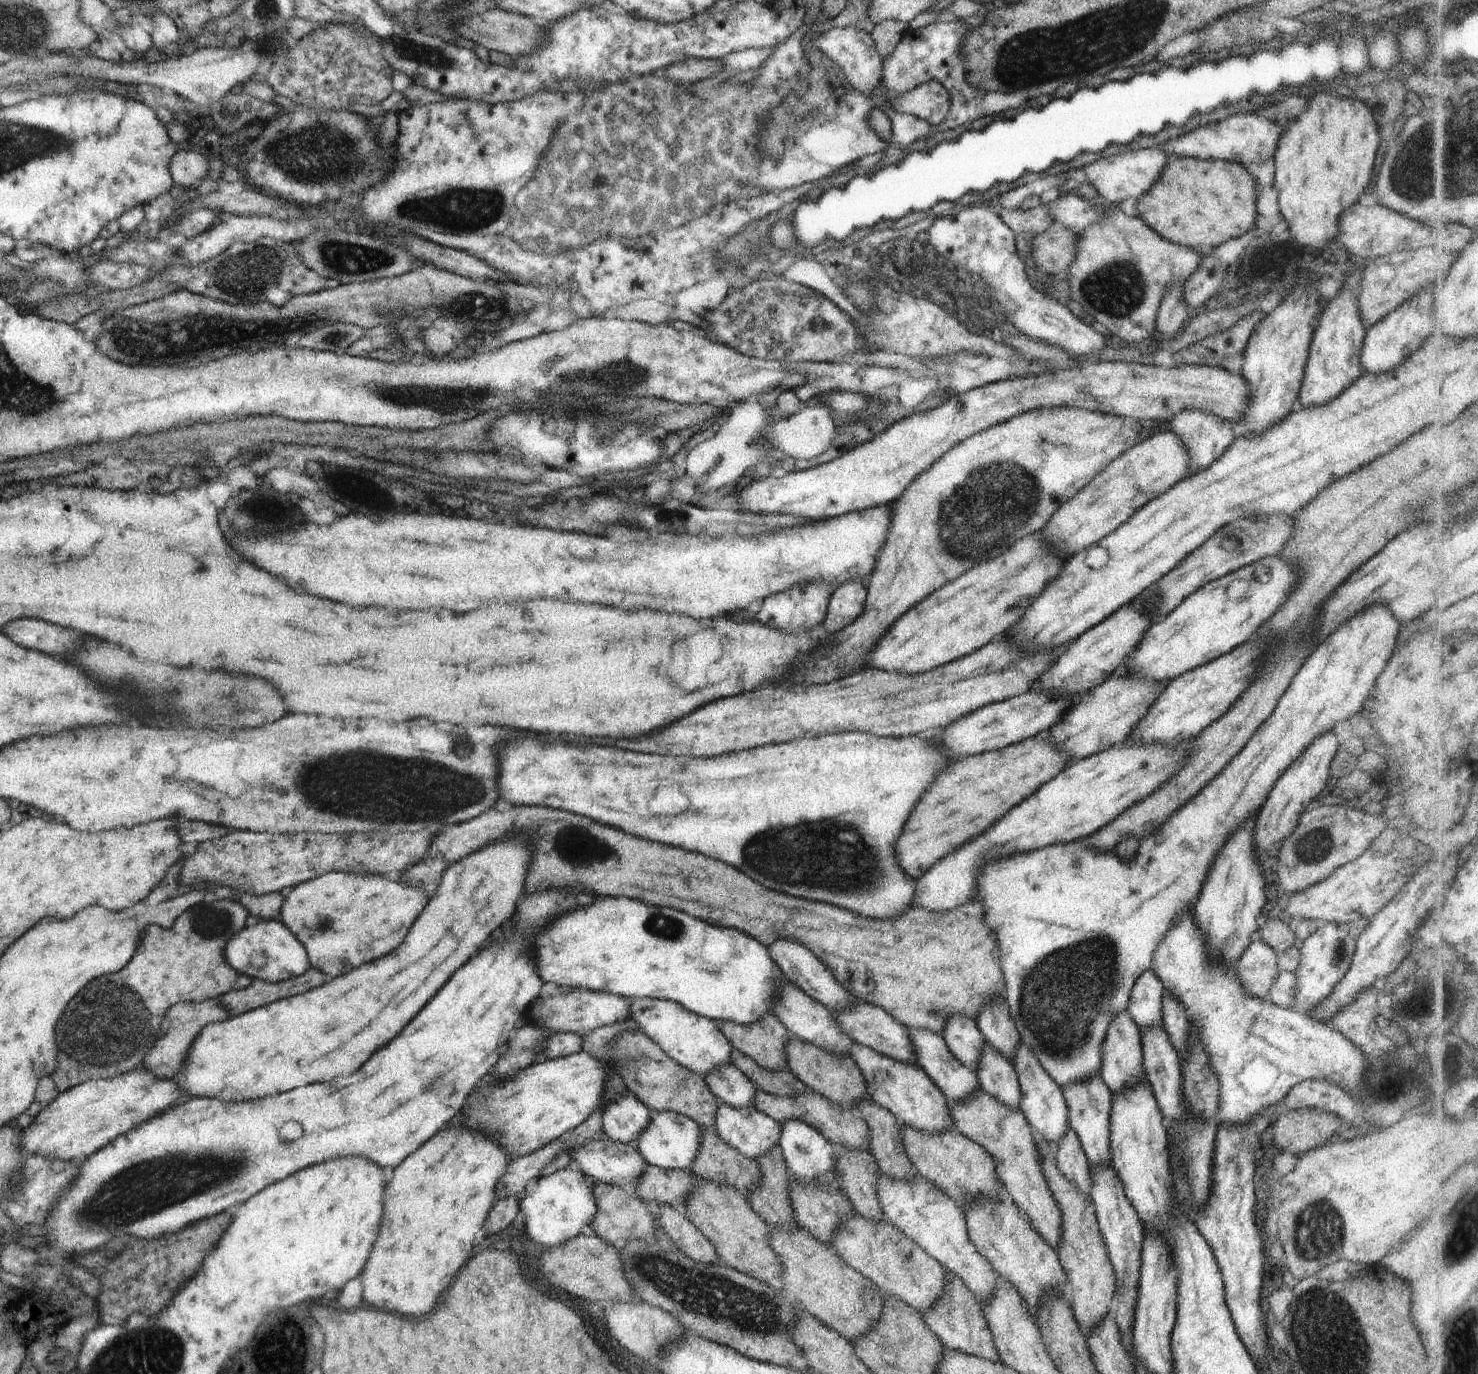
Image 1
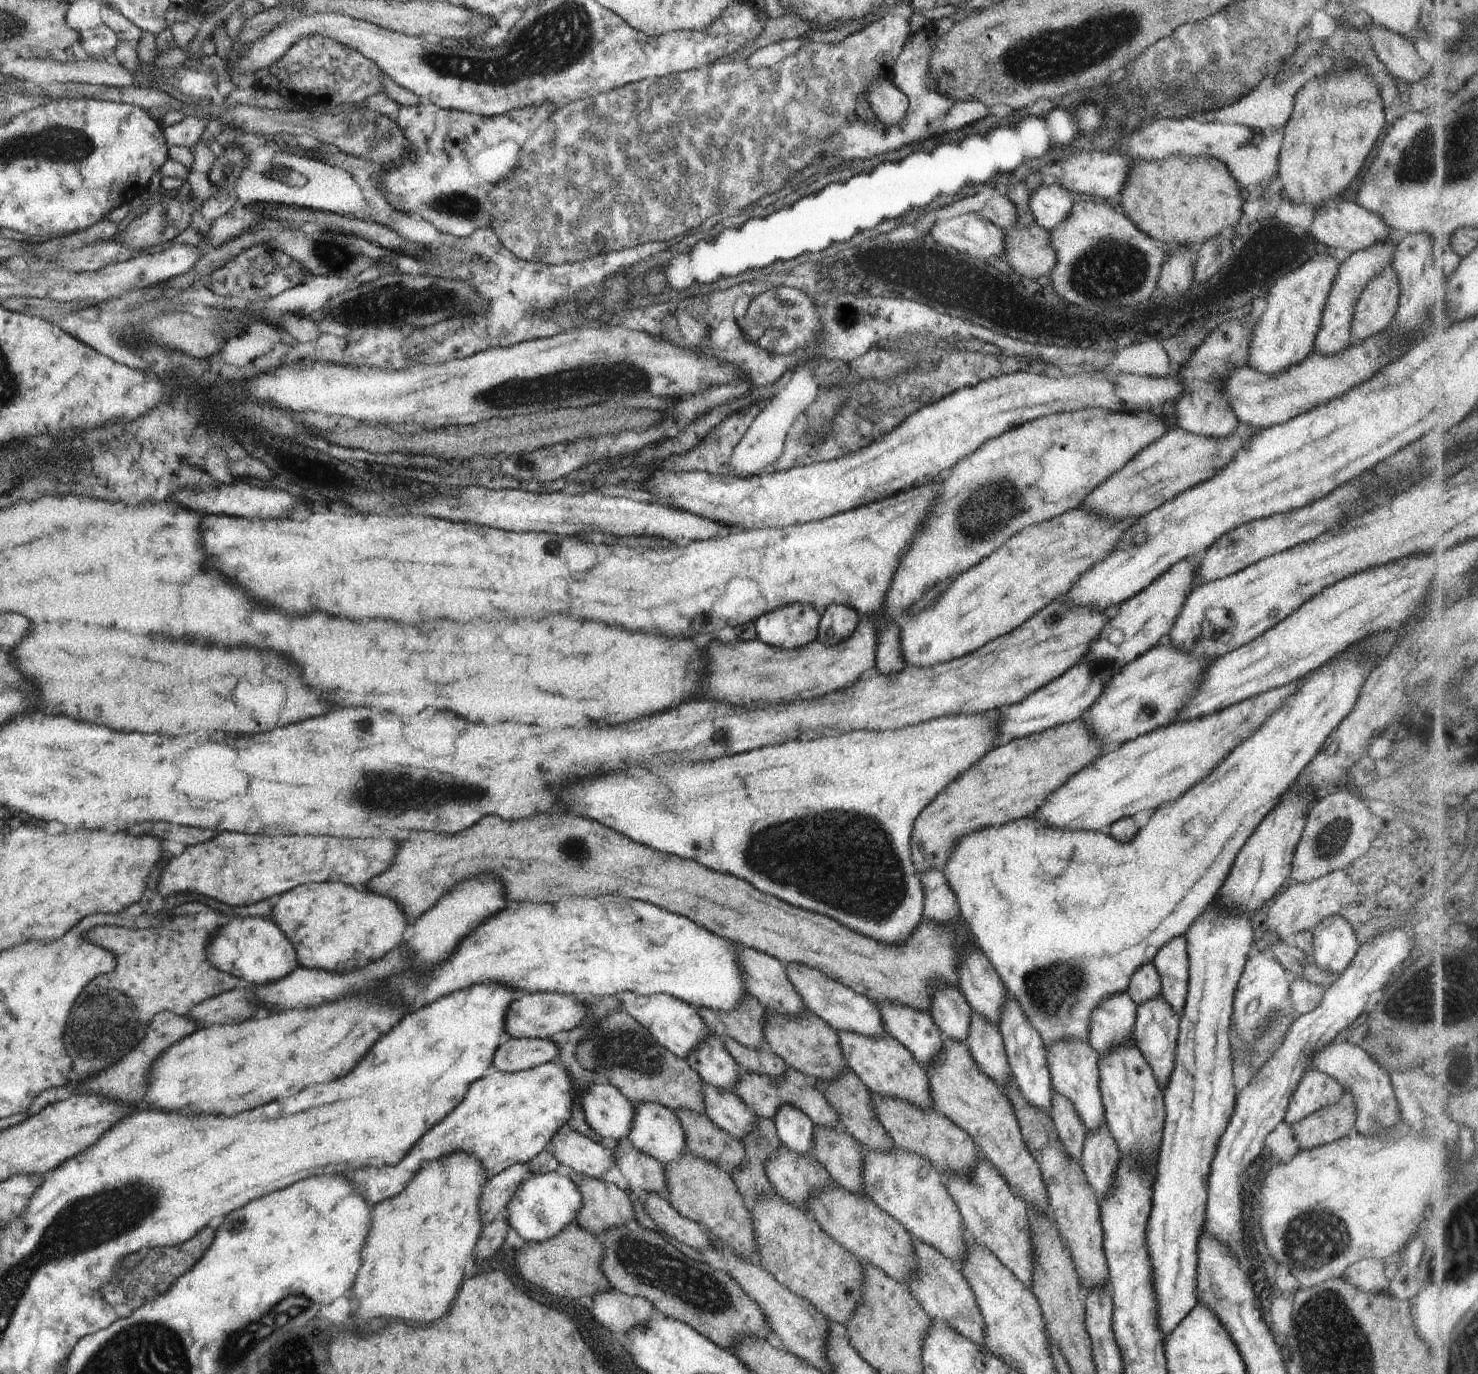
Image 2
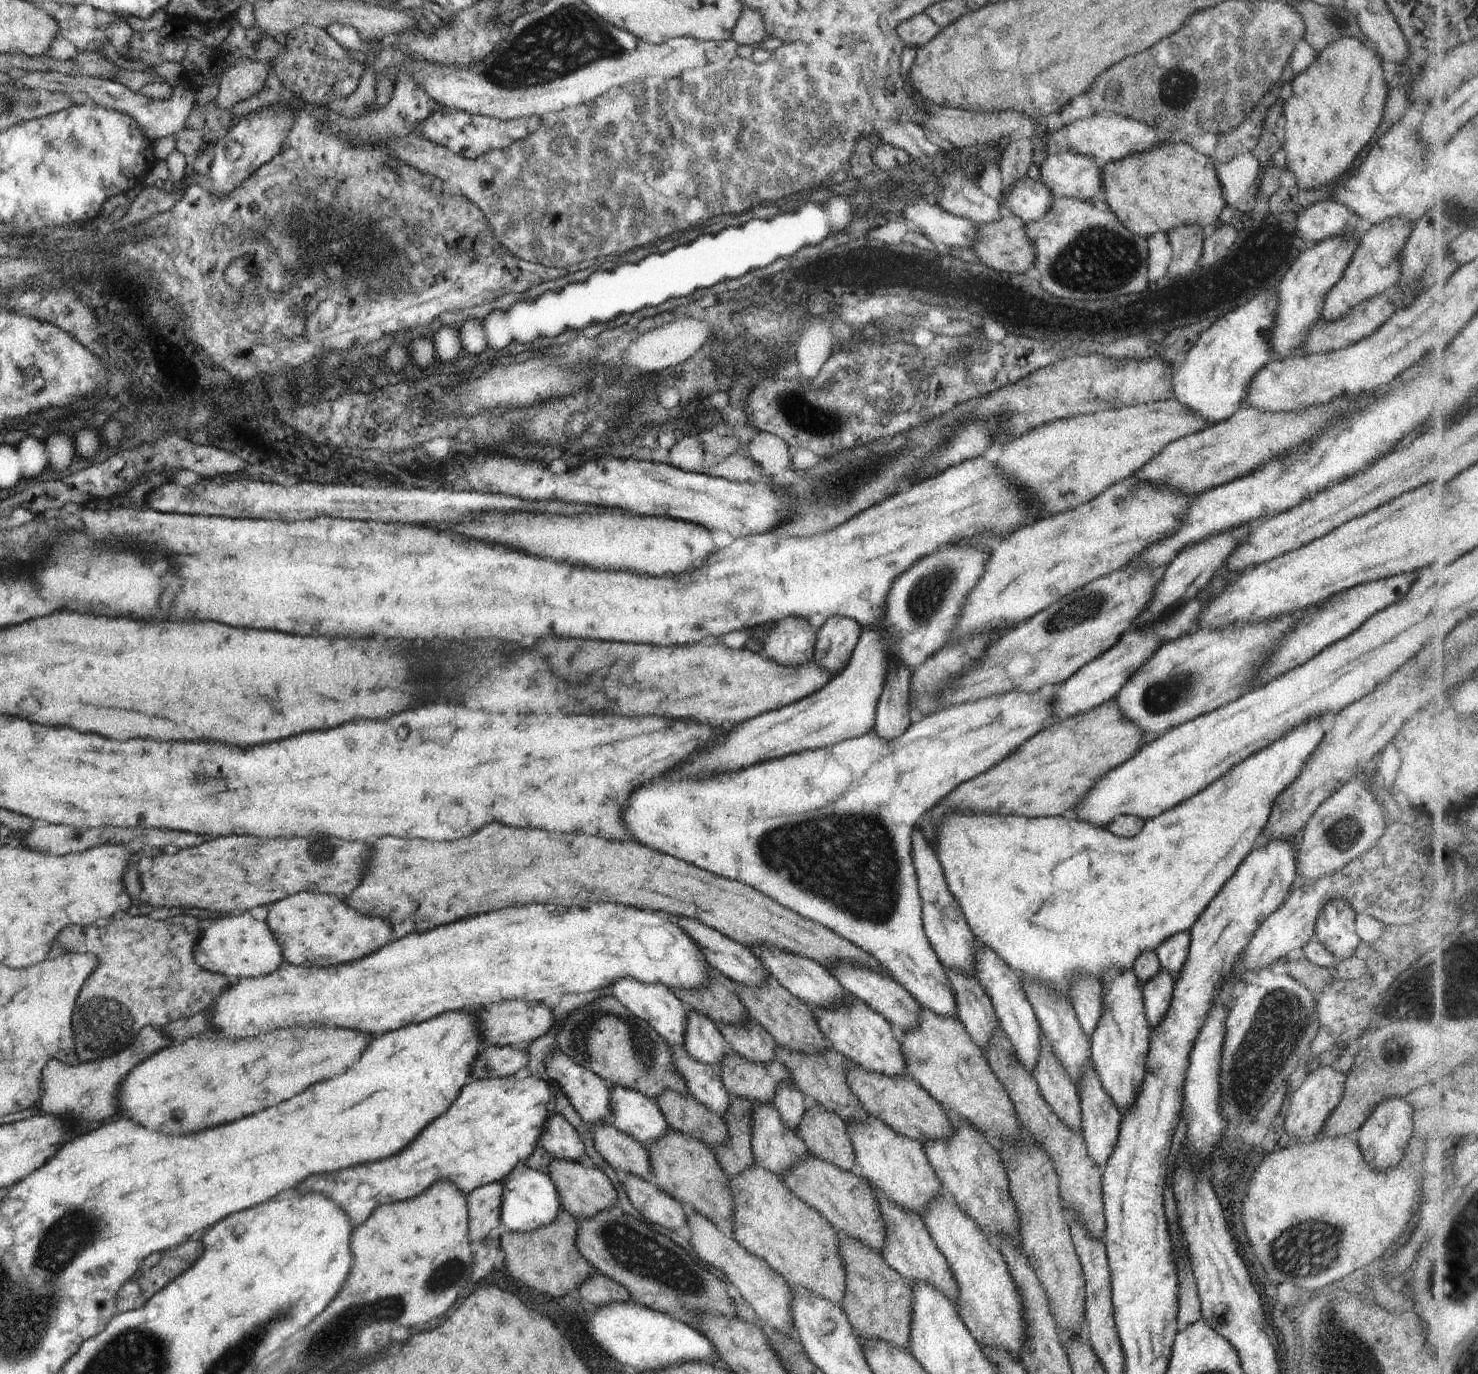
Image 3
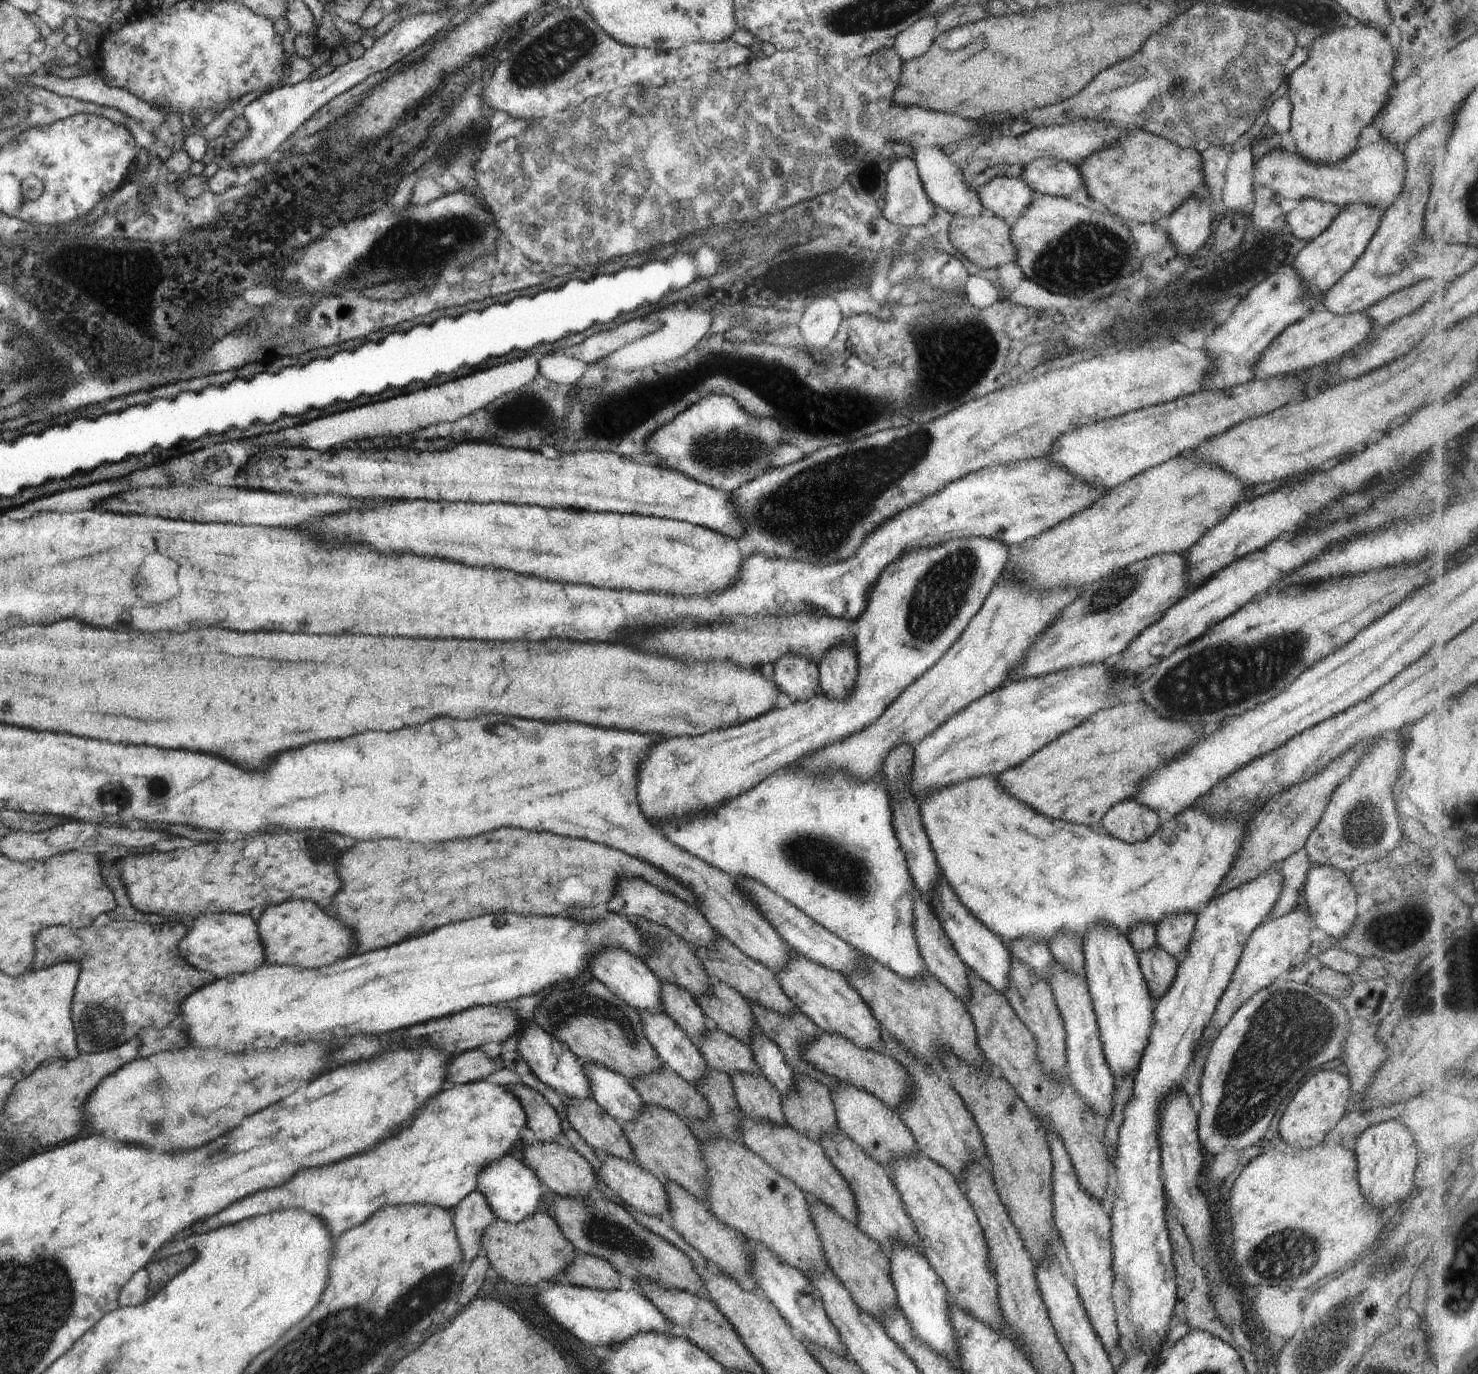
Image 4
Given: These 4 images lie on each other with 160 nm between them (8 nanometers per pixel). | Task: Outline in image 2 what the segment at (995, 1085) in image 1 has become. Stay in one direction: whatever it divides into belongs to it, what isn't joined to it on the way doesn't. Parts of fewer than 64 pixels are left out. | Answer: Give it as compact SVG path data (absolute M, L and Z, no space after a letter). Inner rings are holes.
M976 1011L971 1012L970 1020L965 1045L980 1070L998 1086L1005 1088L1012 1076L1000 1030Z

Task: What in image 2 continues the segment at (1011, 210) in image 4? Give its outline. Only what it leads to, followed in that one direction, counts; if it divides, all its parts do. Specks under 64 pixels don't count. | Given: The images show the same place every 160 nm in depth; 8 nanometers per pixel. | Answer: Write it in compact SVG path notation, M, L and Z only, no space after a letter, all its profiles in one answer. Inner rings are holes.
M1057 183L1039 185L1029 197L1030 212L1039 227L1054 230L1072 210L1076 197Z

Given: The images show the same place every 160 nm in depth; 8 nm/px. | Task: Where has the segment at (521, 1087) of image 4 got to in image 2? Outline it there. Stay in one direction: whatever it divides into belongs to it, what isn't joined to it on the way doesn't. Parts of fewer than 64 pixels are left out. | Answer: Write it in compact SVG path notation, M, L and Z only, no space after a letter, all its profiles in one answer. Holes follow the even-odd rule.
M567 1127L558 1129L550 1141L554 1146L554 1150L550 1154L554 1155L559 1163L570 1166L574 1172L580 1175L600 1179L610 1168L615 1167L613 1149L605 1148L602 1143L594 1142Z

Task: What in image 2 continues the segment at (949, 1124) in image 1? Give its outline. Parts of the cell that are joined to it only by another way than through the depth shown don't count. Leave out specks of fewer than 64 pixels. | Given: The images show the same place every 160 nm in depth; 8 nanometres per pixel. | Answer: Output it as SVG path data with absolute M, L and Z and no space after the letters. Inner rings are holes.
M836 1031L840 1050L848 1068L869 1088L870 1092L881 1094L882 1097L894 1097L927 1109L934 1107L929 1095L929 1080L924 1067L914 1058L908 1047L888 1033L867 1037L848 1031Z

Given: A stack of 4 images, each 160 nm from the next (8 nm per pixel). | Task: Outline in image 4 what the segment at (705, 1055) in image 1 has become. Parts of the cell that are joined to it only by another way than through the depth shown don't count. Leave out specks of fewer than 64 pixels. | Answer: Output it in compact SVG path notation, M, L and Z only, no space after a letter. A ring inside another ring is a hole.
M604 947L595 957L588 961L590 974L599 980L610 992L613 992L621 1001L629 1004L636 1010L660 1011L664 1013L661 1005L661 984L657 976L647 967L647 964L626 949L620 947Z

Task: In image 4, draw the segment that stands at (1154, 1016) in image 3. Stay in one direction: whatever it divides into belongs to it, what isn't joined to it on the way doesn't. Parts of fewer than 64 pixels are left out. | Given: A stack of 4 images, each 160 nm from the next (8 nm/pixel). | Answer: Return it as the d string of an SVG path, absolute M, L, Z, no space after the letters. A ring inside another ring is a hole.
M1160 945L1139 952L1137 959L1150 994L1156 1002L1169 989L1174 980L1179 965L1178 960Z

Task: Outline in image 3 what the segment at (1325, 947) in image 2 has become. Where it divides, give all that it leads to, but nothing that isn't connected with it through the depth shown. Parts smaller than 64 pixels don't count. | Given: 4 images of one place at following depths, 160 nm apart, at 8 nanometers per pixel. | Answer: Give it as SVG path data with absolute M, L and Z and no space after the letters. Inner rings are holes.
M1330 899L1323 904L1315 924L1314 938L1338 961L1352 956L1360 942L1354 926L1355 910L1344 899Z

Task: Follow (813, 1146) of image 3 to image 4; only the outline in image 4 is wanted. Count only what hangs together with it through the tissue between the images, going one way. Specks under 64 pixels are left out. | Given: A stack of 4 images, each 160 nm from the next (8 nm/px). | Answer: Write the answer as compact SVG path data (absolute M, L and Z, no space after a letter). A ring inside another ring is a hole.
M793 1072L793 1074L791 1089L788 1094L781 1097L781 1107L785 1122L805 1134L810 1140L818 1142L822 1135L838 1129L837 1114L830 1088L811 1076L796 1072Z

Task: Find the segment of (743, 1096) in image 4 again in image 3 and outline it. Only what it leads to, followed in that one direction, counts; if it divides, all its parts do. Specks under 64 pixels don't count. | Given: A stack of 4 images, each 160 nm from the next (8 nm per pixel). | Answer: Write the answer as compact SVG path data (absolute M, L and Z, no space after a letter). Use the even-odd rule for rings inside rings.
M754 1100L751 1106L752 1146L755 1162L763 1169L777 1174L785 1173L790 1167L810 1156L805 1142L781 1119L778 1110L772 1103L761 1103Z

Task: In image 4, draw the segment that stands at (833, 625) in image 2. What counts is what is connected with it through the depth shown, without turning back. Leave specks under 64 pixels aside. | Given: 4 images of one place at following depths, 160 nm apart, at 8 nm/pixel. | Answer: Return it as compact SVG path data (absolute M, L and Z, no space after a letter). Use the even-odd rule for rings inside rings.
M835 647L819 662L820 692L831 699L845 699L857 679L857 655L851 647Z

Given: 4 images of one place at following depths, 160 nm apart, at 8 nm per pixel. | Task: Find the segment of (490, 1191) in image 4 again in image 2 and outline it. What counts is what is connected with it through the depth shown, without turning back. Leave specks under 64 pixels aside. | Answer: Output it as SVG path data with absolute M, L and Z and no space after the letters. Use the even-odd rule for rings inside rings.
M556 1171L532 1174L516 1188L504 1216L510 1228L514 1228L526 1243L540 1242L555 1237L566 1225L574 1223L582 1201L579 1188L570 1177L561 1176Z

